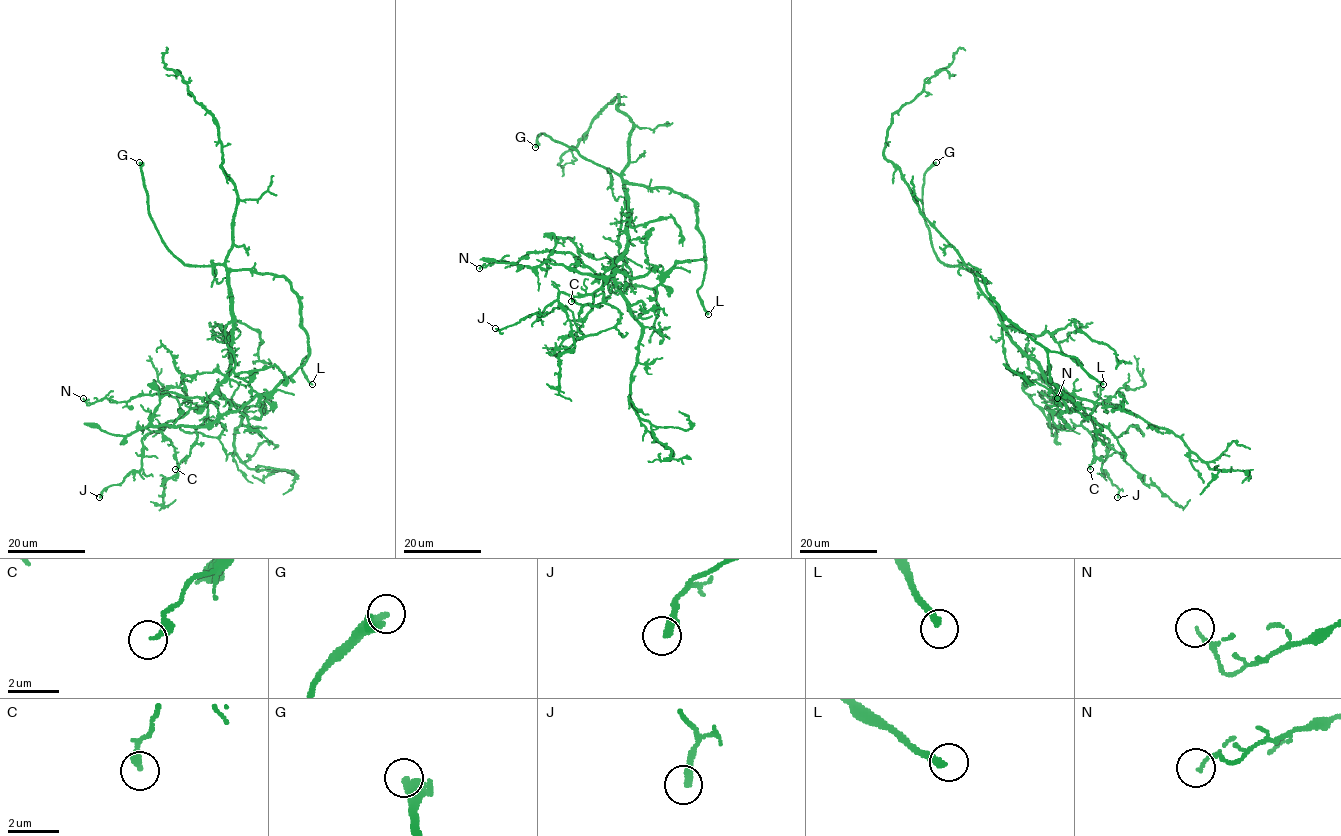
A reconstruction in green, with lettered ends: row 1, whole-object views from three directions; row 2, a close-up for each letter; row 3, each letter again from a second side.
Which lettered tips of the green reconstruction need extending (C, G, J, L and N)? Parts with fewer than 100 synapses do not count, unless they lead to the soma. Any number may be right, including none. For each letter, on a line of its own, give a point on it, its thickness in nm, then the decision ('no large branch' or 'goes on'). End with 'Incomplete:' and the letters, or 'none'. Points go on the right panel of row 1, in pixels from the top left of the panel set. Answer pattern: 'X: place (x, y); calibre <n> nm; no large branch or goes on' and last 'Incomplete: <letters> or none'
C: place (1090, 469); calibre 280 nm; no large branch
G: place (936, 162); calibre 360 nm; goes on
J: place (1117, 497); calibre 300 nm; no large branch
L: place (1103, 384); calibre 240 nm; goes on
N: place (1057, 398); calibre 110 nm; no large branch
Incomplete: G, L

